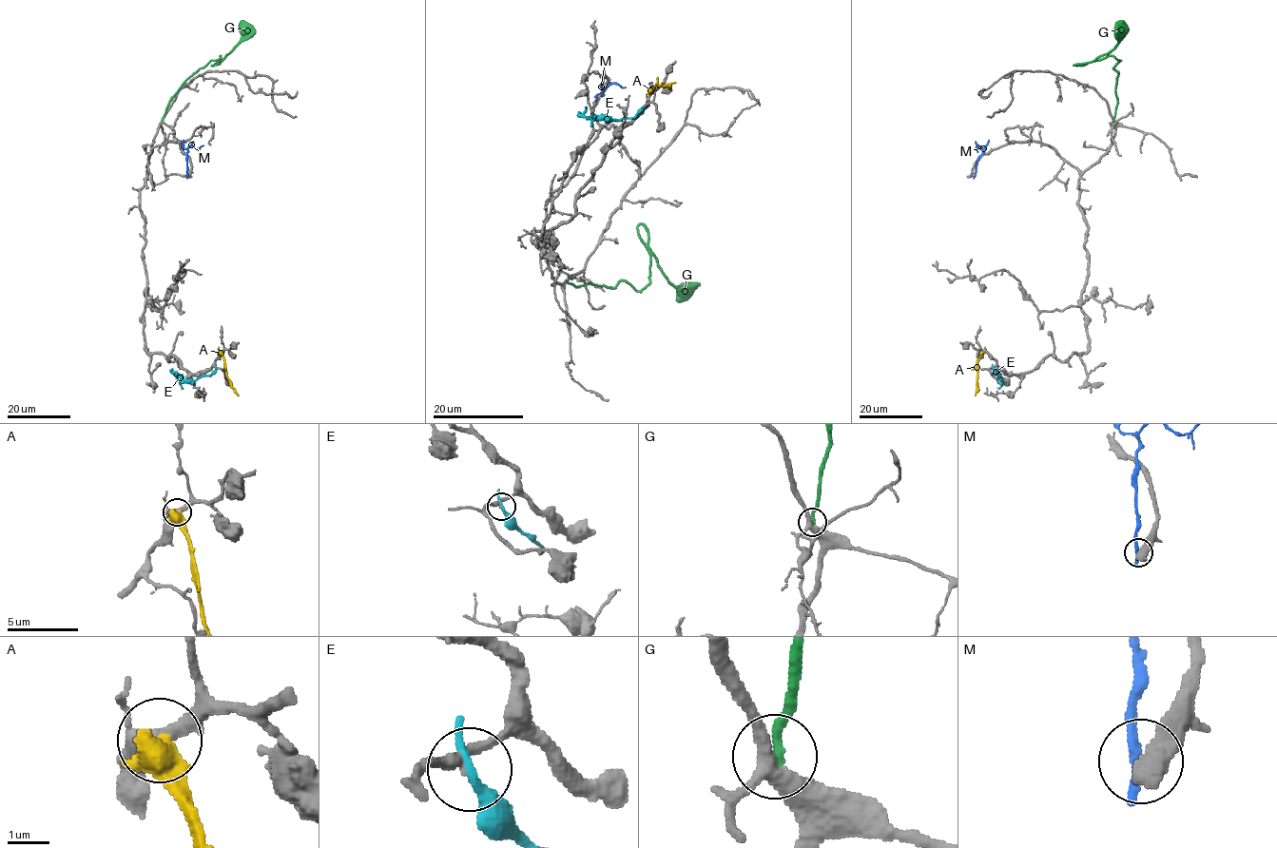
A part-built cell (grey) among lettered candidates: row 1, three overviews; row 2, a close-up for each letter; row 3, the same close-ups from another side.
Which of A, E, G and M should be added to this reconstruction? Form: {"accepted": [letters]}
{"accepted": ["G"]}

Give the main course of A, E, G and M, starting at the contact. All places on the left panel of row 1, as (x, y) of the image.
A: (221, 352), (226, 376), (238, 395)
E: (216, 369), (209, 375), (194, 380), (177, 376), (183, 388)
G: (162, 120), (179, 87), (212, 60), (218, 60), (220, 56), (222, 60), (245, 37), (244, 21)
M: (187, 175), (187, 150), (191, 145), (199, 148), (203, 145)

